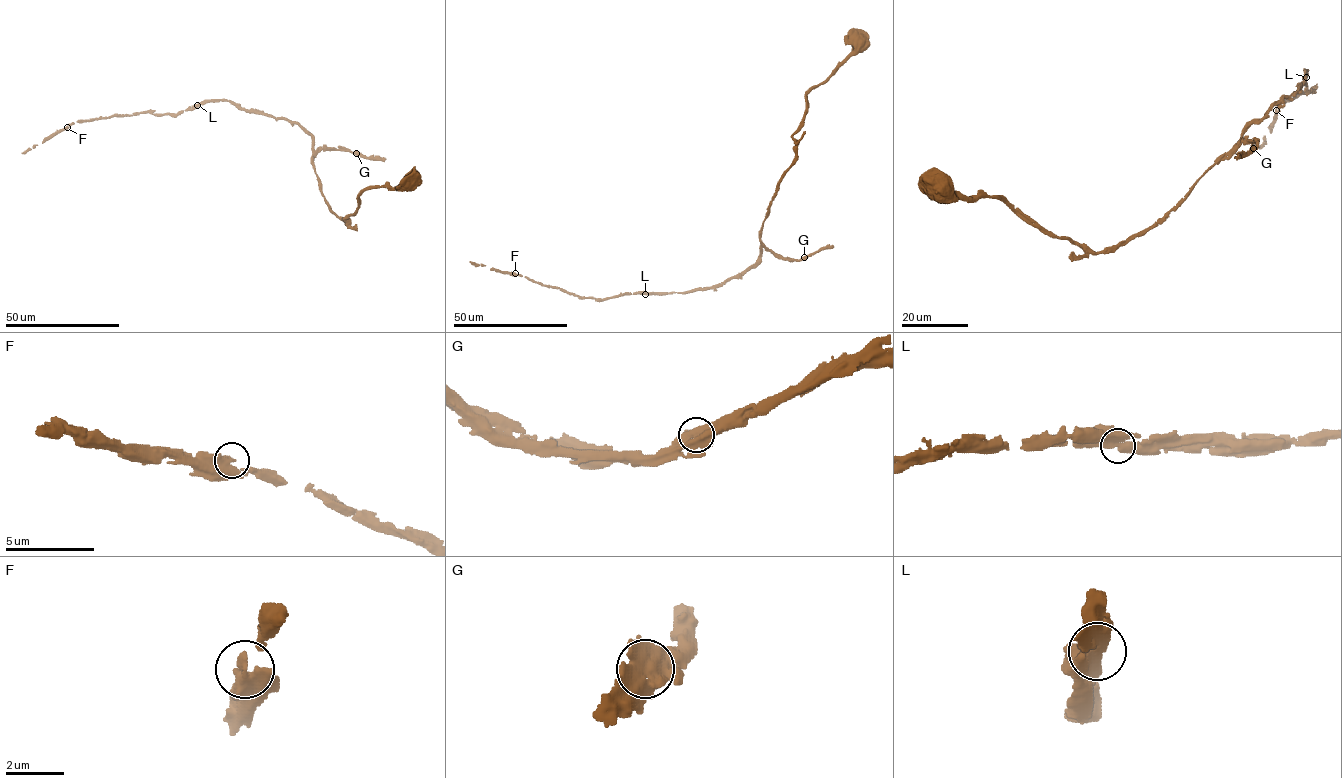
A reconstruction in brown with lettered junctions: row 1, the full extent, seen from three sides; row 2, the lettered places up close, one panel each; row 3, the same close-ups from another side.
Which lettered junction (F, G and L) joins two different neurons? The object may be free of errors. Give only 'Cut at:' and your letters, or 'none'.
Cut at: none

